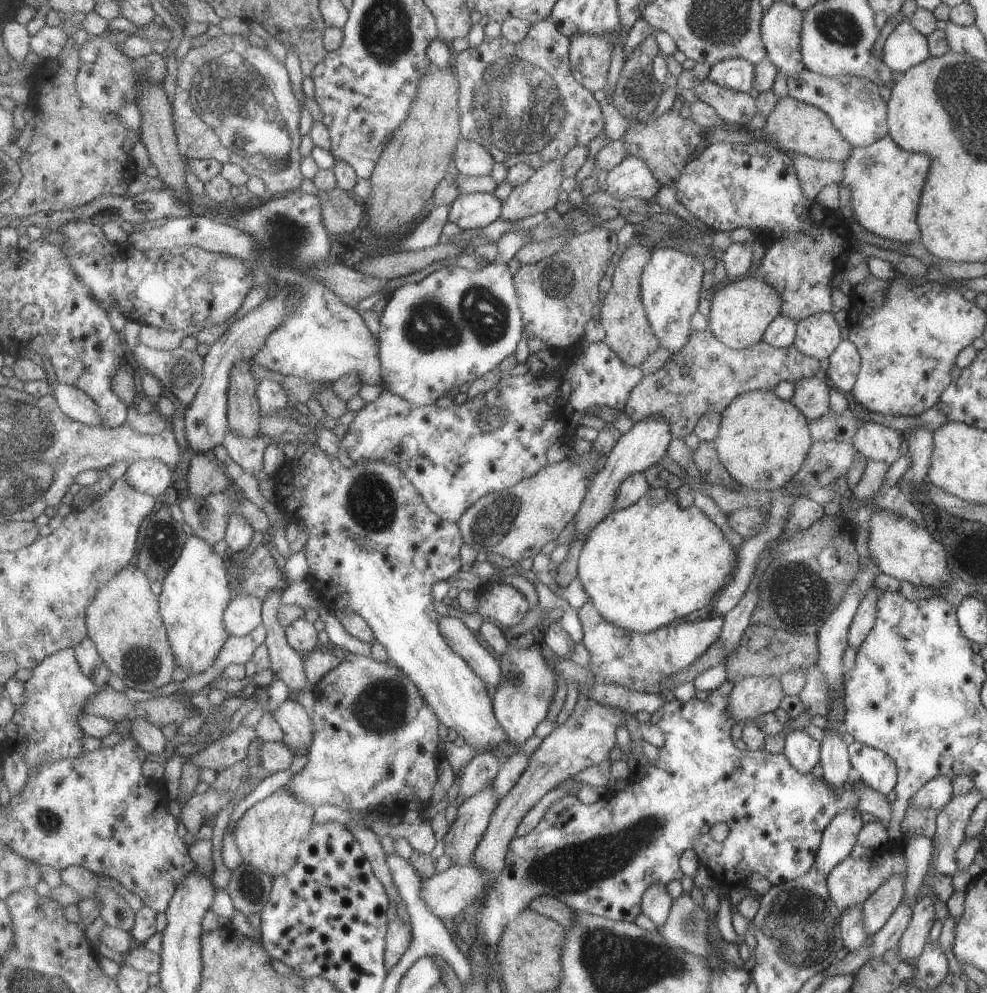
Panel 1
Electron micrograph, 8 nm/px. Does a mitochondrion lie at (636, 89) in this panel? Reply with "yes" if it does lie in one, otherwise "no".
yes

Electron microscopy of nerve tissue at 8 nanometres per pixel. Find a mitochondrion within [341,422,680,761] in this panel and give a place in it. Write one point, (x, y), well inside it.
(380, 709)

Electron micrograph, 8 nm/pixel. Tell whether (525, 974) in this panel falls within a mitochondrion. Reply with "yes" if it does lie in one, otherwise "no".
no

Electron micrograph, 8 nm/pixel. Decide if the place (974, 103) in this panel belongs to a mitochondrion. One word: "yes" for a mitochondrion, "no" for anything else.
yes

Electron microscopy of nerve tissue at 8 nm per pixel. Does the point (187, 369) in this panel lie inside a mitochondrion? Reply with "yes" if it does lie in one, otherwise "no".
yes

